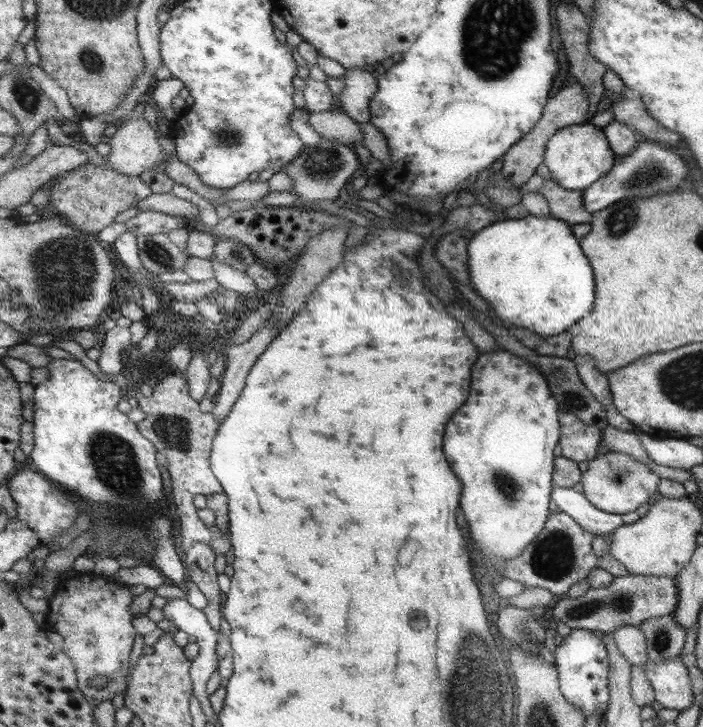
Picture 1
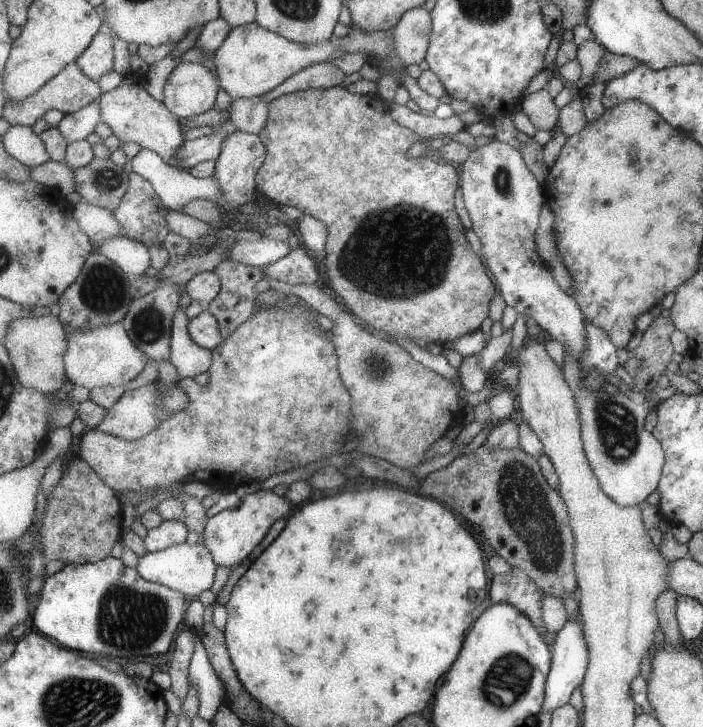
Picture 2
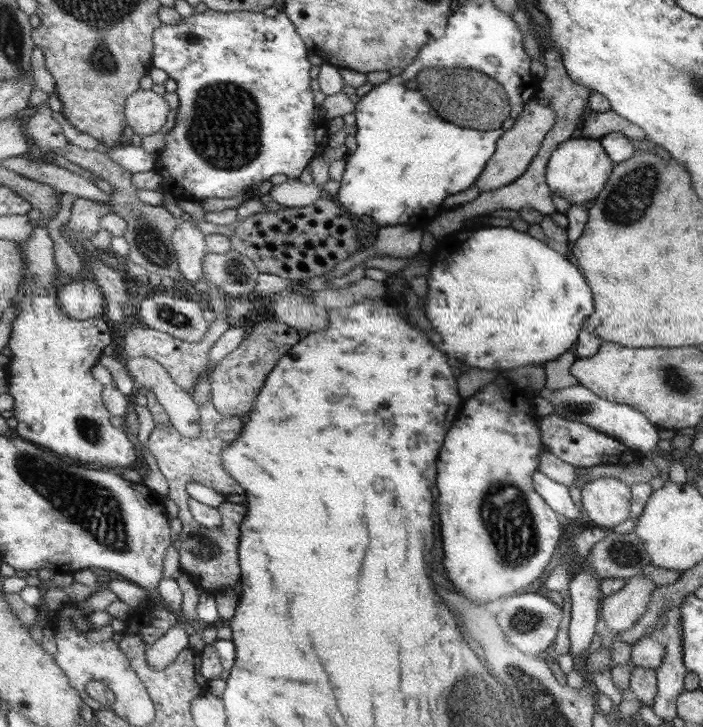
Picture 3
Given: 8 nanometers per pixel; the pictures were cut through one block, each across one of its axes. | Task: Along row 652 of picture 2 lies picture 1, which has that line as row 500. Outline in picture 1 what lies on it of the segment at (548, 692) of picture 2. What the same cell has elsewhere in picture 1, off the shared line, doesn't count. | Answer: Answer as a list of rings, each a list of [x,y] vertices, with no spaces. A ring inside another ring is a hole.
[[[556,487],[552,490],[552,500],[557,510],[571,515],[581,527],[584,527],[587,531],[591,531],[592,534],[598,537],[609,537],[620,526],[632,524],[640,518],[636,511],[626,514],[610,514],[607,511],[600,510],[584,493],[577,492],[573,487]]]

